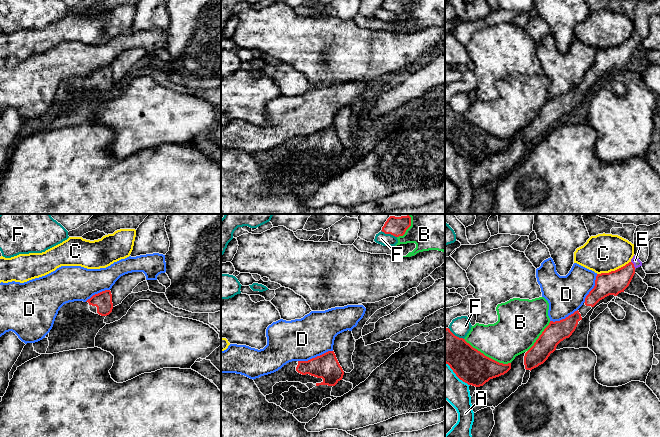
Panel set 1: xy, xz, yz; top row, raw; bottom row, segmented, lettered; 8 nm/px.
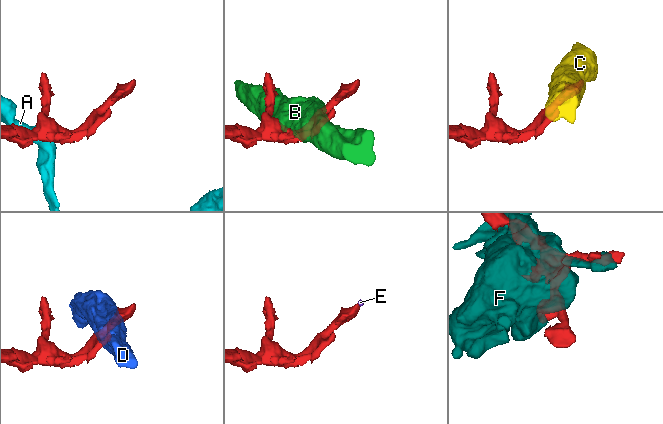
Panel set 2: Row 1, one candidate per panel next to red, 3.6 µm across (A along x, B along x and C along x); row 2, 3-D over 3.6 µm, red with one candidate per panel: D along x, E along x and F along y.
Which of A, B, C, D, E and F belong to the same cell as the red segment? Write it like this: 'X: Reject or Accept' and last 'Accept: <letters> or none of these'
A: Reject
B: Reject
C: Reject
D: Reject
E: Accept
F: Reject
Accept: E

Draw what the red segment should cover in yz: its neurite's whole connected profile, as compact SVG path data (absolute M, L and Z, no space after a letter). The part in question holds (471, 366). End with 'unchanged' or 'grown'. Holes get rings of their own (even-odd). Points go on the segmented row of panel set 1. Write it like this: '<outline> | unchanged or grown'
M449 328L445 329L445 363L450 366L456 376L475 387L483 386L490 379L504 375L511 369L511 363L499 363L473 348L463 338L455 336Z | unchanged

